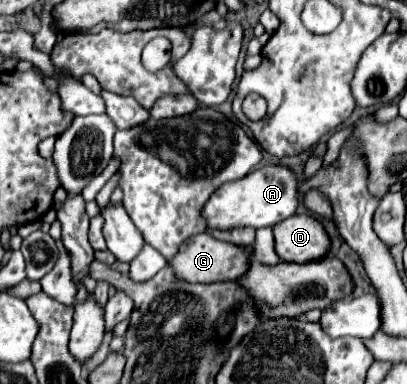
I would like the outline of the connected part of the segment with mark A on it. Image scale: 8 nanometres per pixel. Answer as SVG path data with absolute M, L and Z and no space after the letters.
M264 166L248 176L222 184L204 204L204 220L208 228L216 230L232 230L232 228L264 228L274 226L296 212L298 196L296 196L296 174L286 166Z

